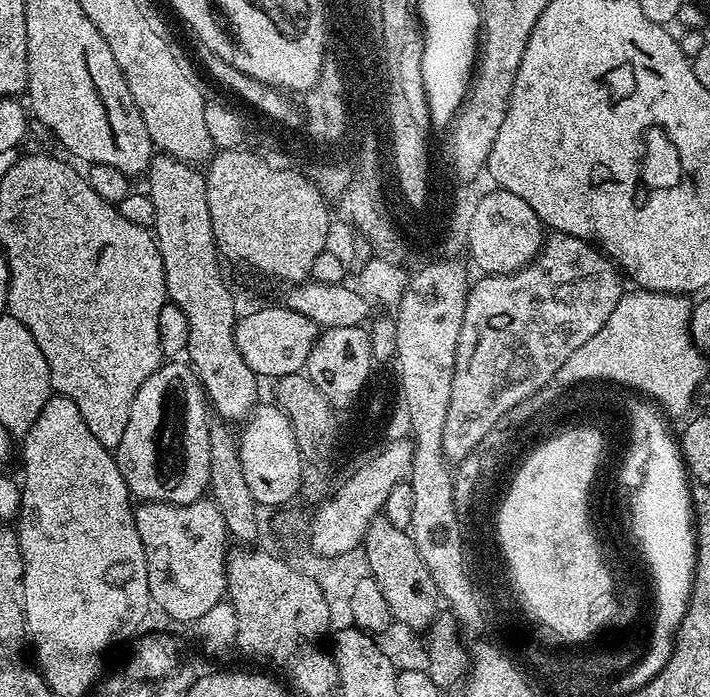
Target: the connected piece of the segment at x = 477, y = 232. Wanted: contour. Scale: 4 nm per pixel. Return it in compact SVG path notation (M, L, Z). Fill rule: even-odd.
M497 187L495 192L486 194L475 207L466 252L468 256L472 255L472 260L481 268L481 273L517 272L539 252L545 235L545 225L540 223L538 214L530 210L527 202L522 202L518 194L510 194L506 189Z

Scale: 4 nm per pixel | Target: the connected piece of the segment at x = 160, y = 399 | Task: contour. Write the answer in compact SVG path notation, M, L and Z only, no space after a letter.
M161 363L160 369L142 382L130 406L126 434L114 449L118 470L137 501L189 504L209 491L209 419L204 388L191 364Z

